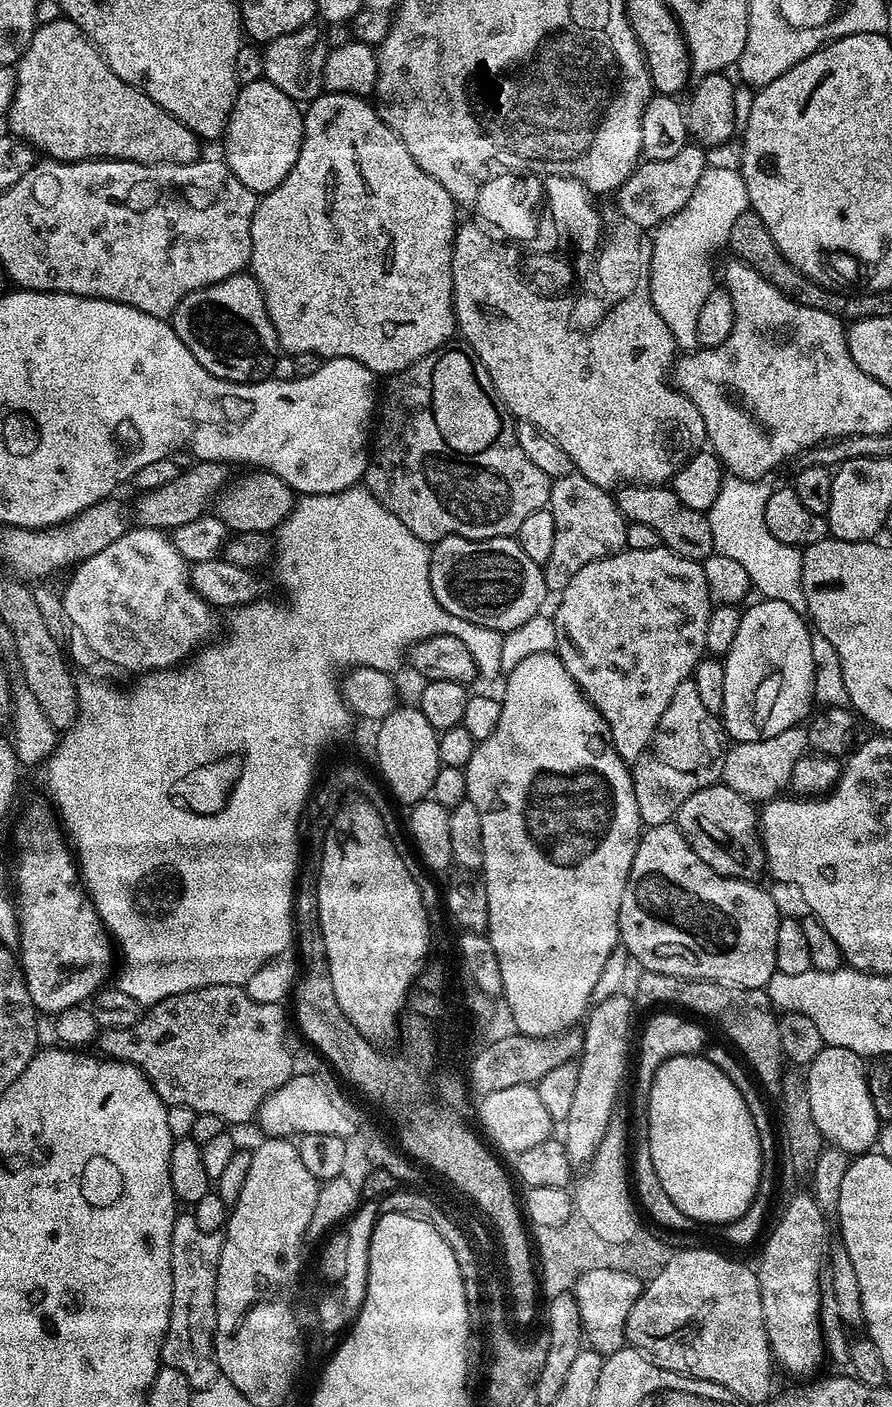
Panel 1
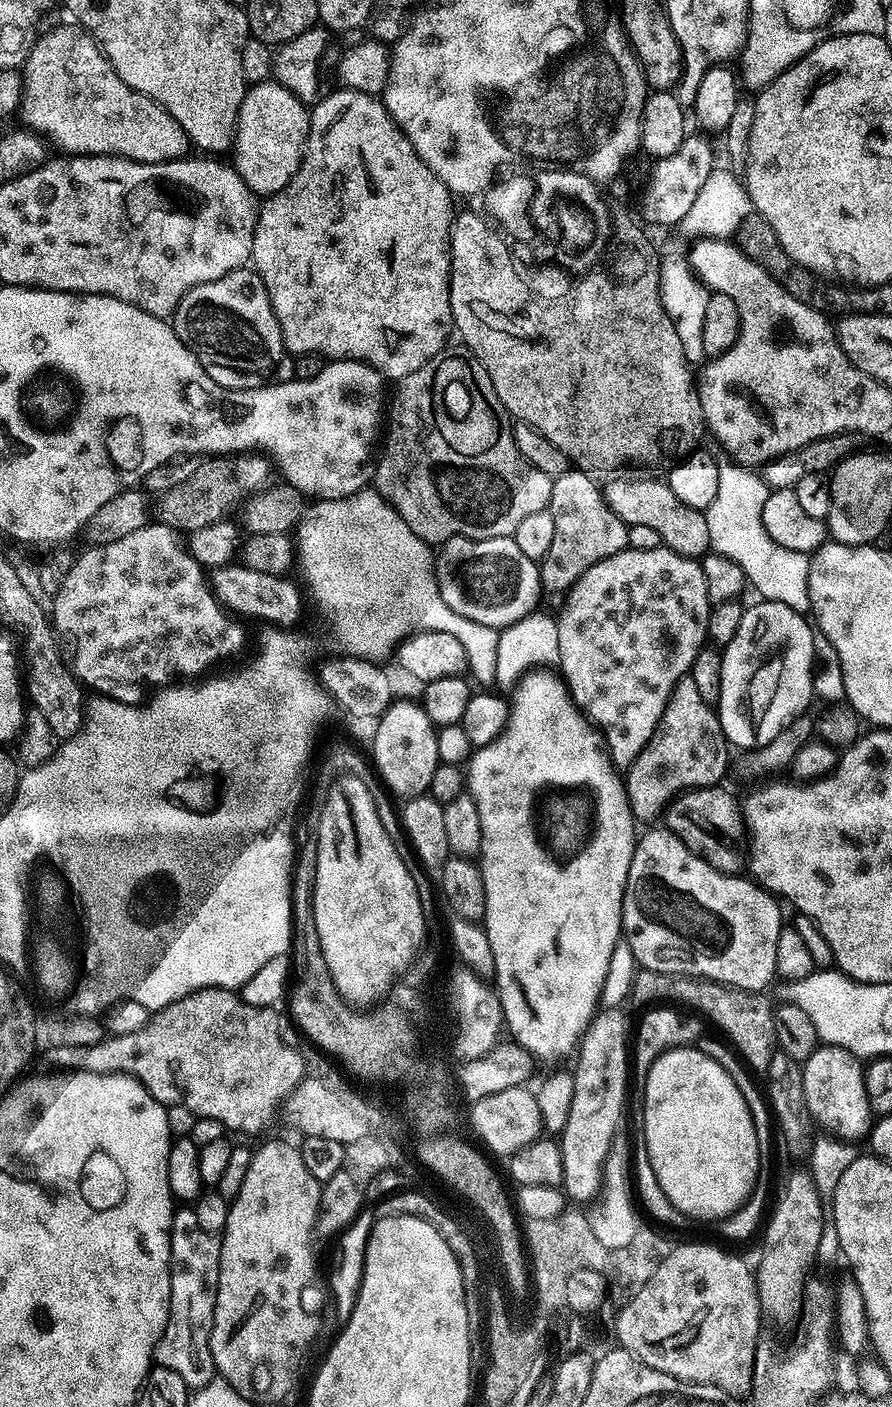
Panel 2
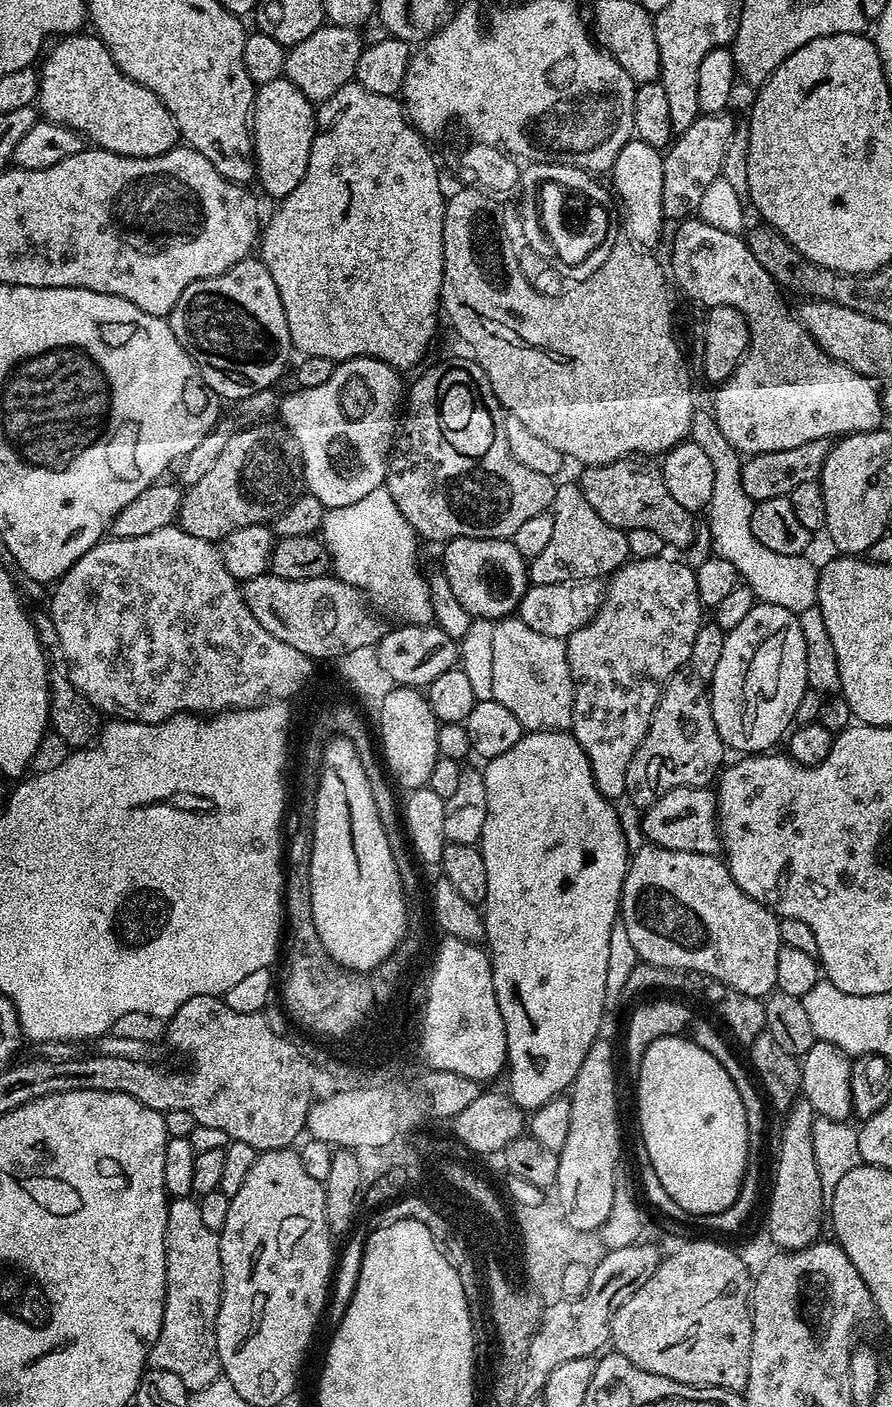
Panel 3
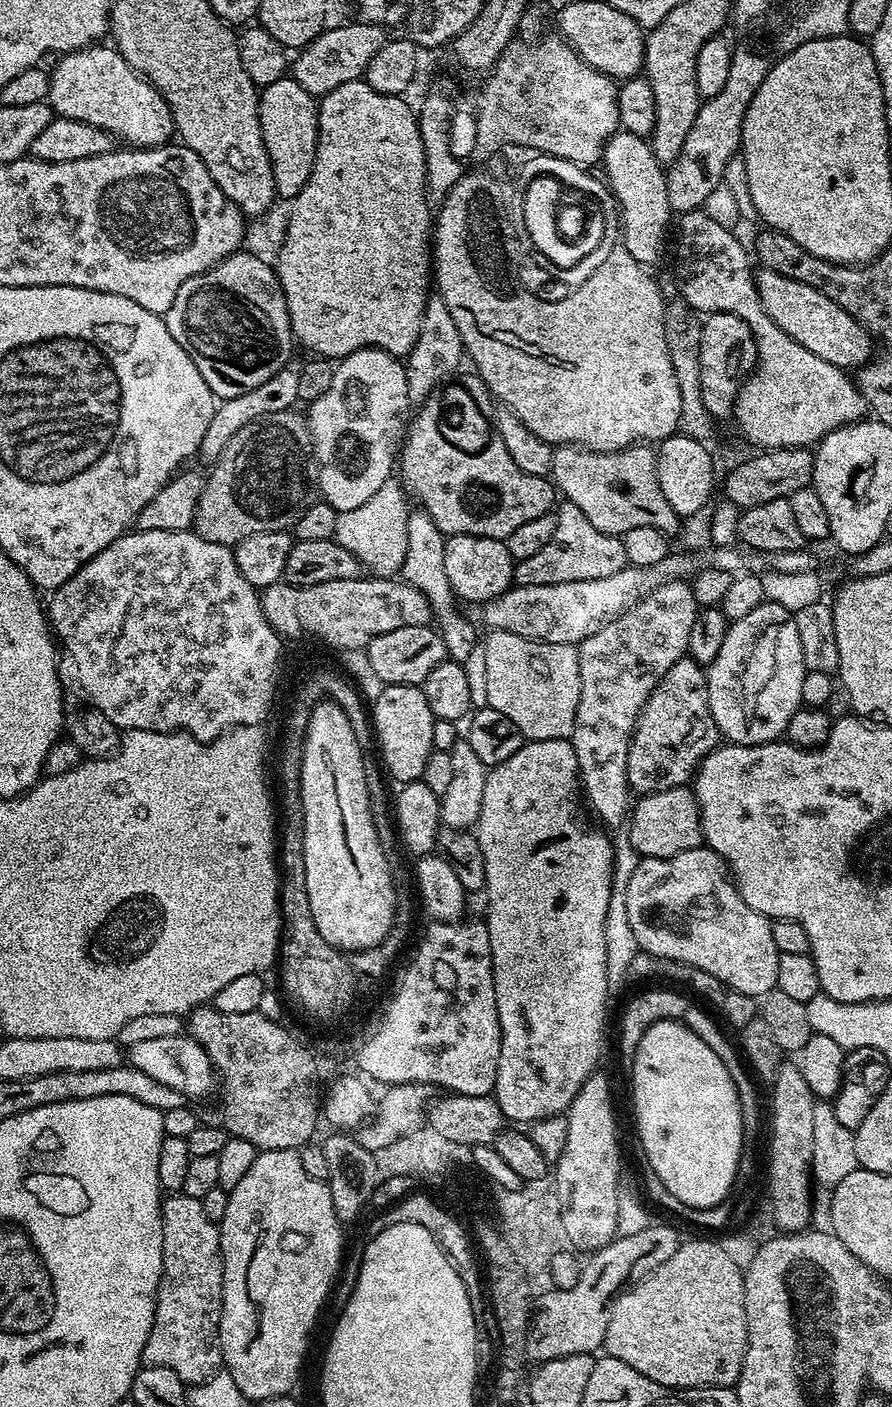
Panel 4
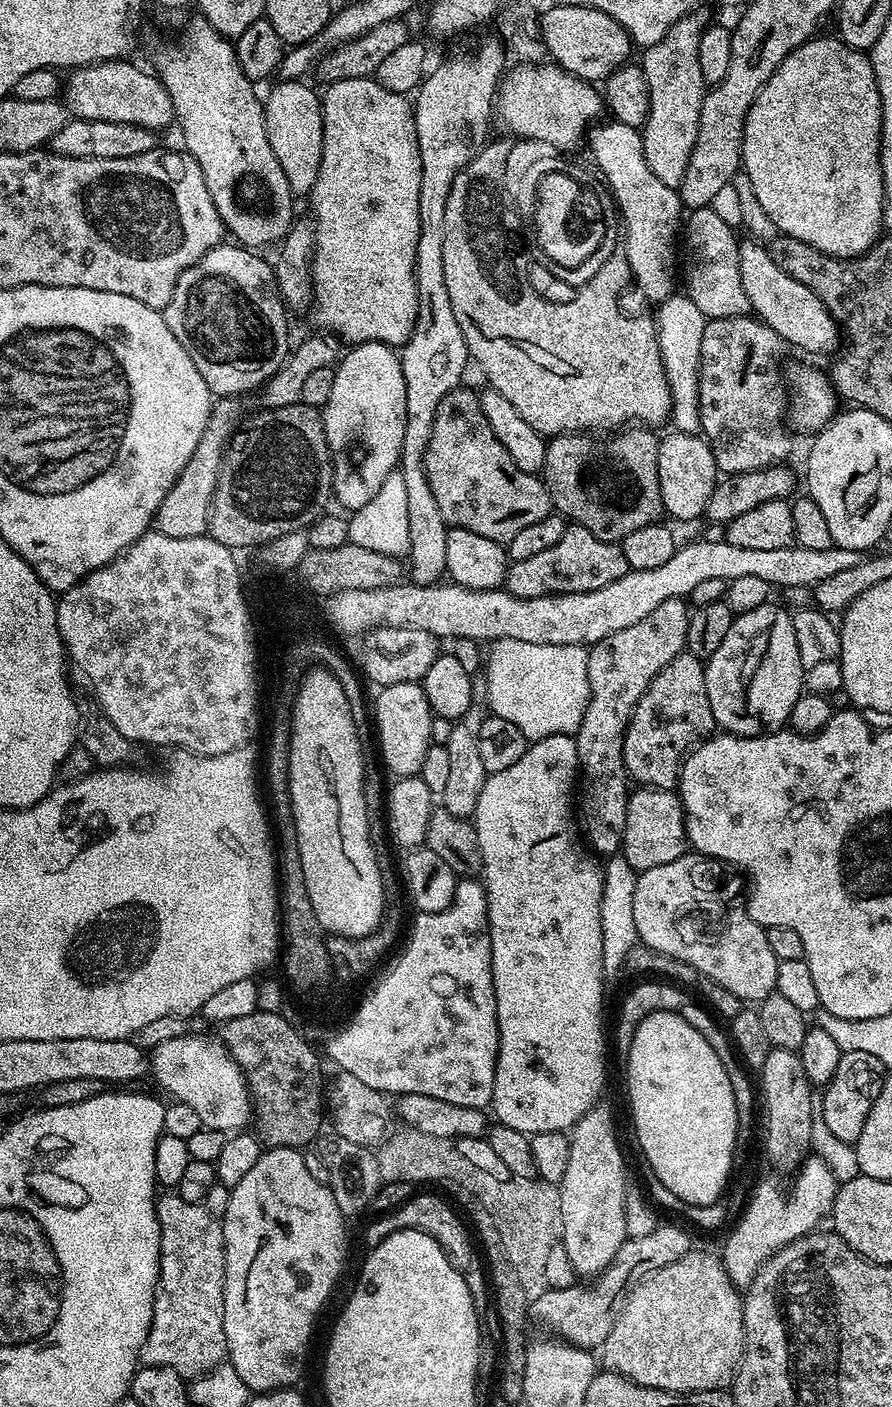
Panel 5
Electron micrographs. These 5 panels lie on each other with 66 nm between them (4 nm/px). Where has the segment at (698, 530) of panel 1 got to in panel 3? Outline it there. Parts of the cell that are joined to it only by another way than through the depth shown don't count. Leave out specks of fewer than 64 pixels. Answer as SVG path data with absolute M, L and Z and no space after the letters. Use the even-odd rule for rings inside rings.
M625 458L609 464L588 466L578 477L578 483L586 494L586 502L598 510L606 522L615 528L641 528L654 530L669 549L688 548L696 540L697 517L686 506L681 506L666 490L664 474L659 463L648 458Z

